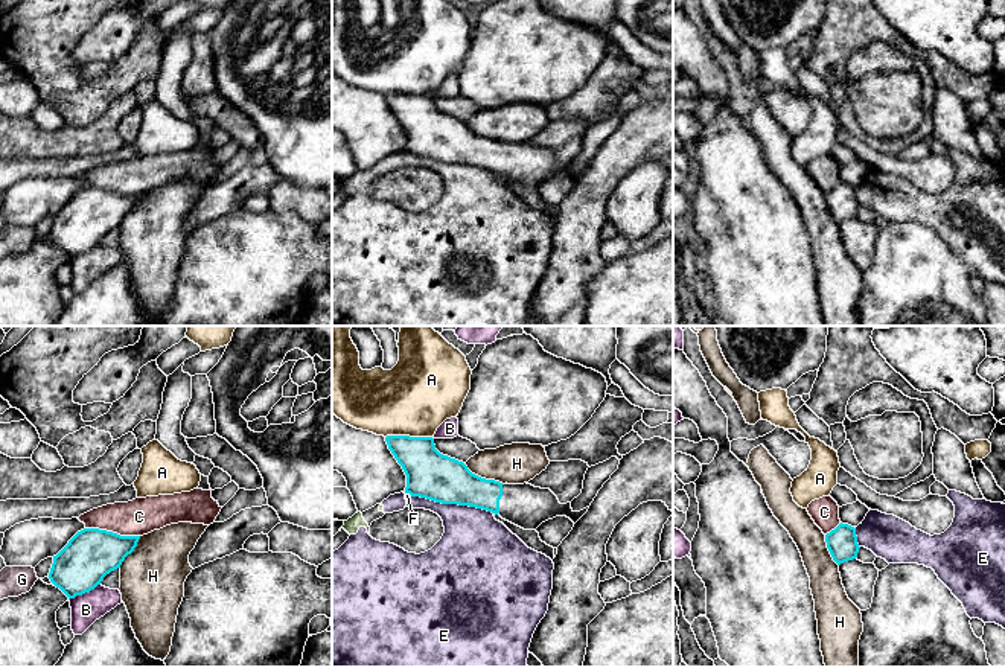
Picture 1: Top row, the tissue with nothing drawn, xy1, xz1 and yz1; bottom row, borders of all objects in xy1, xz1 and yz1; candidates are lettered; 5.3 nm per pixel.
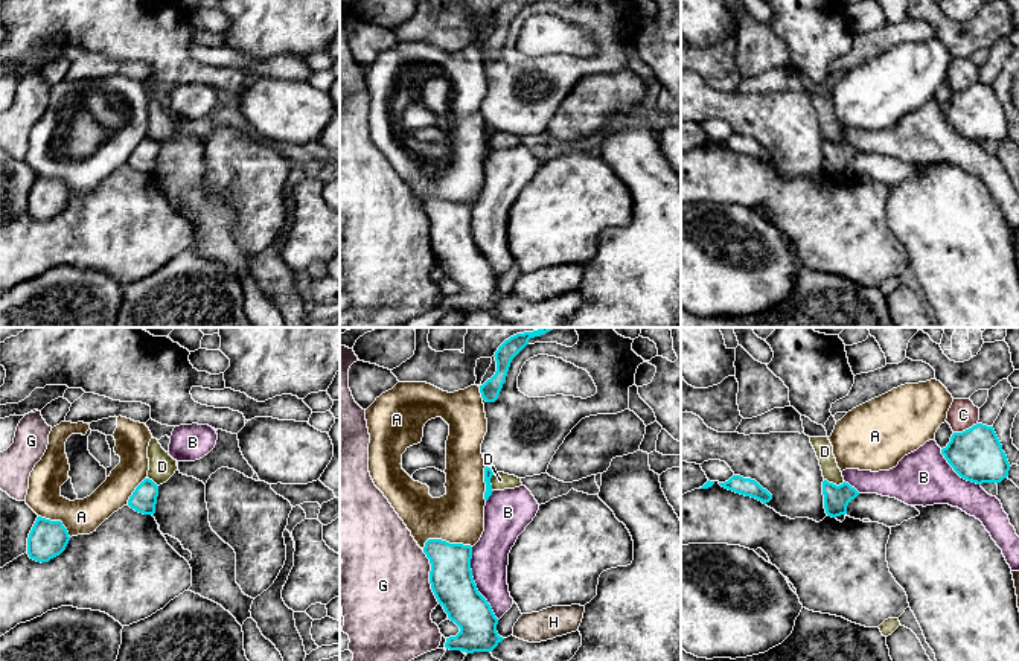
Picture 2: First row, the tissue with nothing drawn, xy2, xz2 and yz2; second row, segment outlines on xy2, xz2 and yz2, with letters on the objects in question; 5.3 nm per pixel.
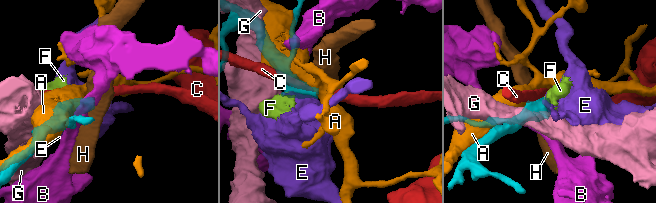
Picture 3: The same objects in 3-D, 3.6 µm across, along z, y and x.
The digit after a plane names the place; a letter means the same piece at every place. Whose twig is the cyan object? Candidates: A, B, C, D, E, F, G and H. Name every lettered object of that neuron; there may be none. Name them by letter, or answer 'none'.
none

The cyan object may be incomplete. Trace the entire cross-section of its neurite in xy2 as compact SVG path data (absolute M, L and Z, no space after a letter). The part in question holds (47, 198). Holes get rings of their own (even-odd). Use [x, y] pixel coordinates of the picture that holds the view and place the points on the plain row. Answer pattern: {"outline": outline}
{"outline": "M38 175L27 196L27 213L37 221L49 221L65 209L69 200L61 180Z"}

